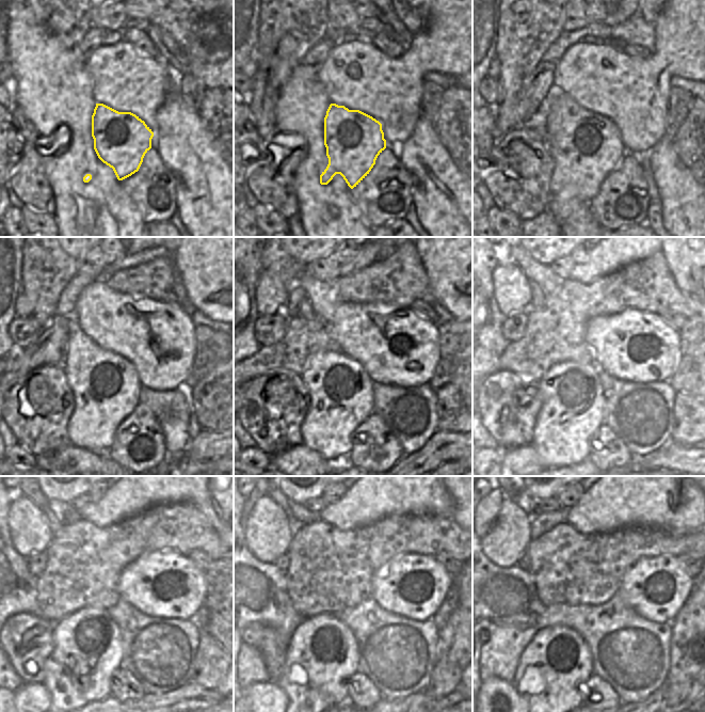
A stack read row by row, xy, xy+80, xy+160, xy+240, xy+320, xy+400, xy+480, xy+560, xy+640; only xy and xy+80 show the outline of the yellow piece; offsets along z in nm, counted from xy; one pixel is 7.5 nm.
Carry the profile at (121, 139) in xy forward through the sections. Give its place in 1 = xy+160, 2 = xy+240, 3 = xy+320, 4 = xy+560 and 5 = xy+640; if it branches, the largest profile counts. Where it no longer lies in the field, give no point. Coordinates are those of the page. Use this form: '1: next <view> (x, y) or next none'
1: next xy+160 (586, 146)
2: next xy+240 (106, 386)
3: next xy+320 (341, 393)
4: next xy+560 (322, 653)
5: next xy+640 (554, 667)

